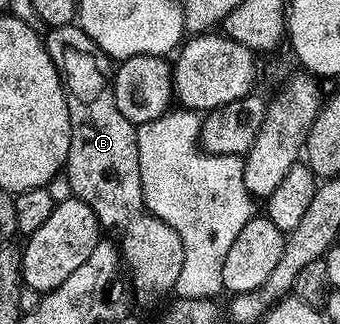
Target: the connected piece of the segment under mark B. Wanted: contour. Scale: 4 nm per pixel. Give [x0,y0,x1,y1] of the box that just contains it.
[43,24,184,294]

